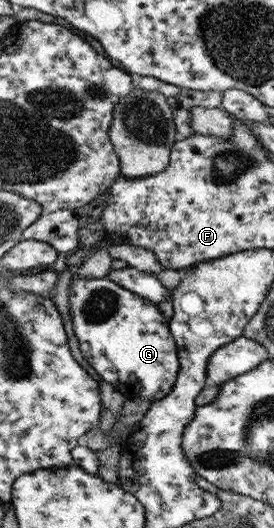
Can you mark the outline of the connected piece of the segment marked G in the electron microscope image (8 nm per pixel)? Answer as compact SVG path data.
M82 277L74 278L71 282L69 306L79 347L86 361L98 372L102 380L111 383L127 398L138 396L154 401L171 393L181 370L179 354L175 336L171 334L170 320L157 304L136 295L133 291L128 291L128 288L107 277L102 279Z

